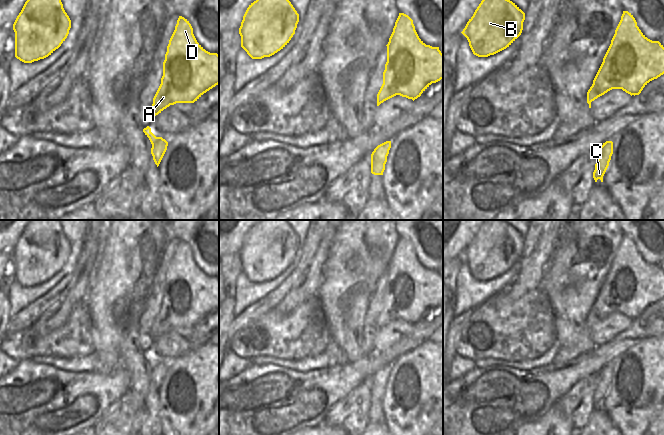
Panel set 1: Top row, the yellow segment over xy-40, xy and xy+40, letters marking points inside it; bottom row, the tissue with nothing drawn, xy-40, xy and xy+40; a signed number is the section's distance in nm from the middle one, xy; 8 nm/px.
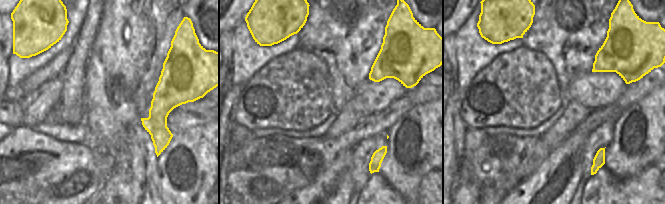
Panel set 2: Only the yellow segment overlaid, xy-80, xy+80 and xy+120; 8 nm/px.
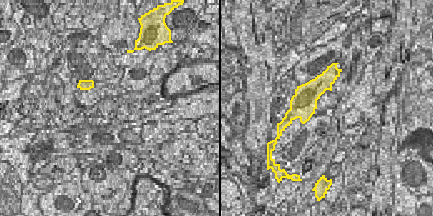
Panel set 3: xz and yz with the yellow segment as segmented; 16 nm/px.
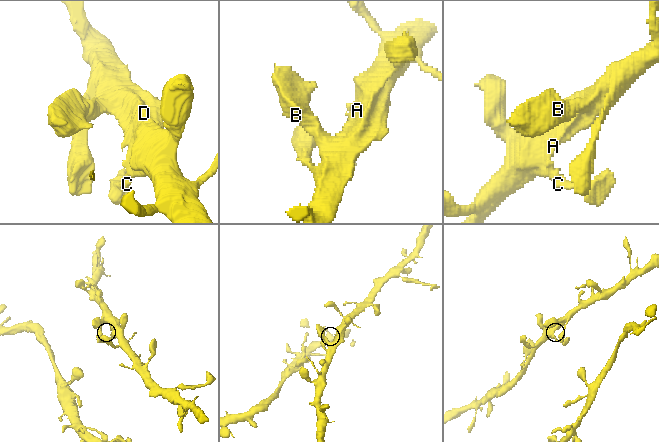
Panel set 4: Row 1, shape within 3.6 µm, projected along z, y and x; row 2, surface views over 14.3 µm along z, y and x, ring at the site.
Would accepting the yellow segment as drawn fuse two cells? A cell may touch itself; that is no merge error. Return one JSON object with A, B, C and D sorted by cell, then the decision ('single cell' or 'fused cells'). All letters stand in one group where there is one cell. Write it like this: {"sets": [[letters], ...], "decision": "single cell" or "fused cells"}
{"sets": [["A", "B", "C", "D"]], "decision": "single cell"}

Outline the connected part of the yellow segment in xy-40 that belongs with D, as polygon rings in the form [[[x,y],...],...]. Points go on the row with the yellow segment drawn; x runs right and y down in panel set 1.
[[[179,16],[175,30],[169,40],[161,84],[153,98],[153,118],[170,105],[194,103],[204,93],[219,84],[219,55],[206,51],[196,40],[189,21]]]

